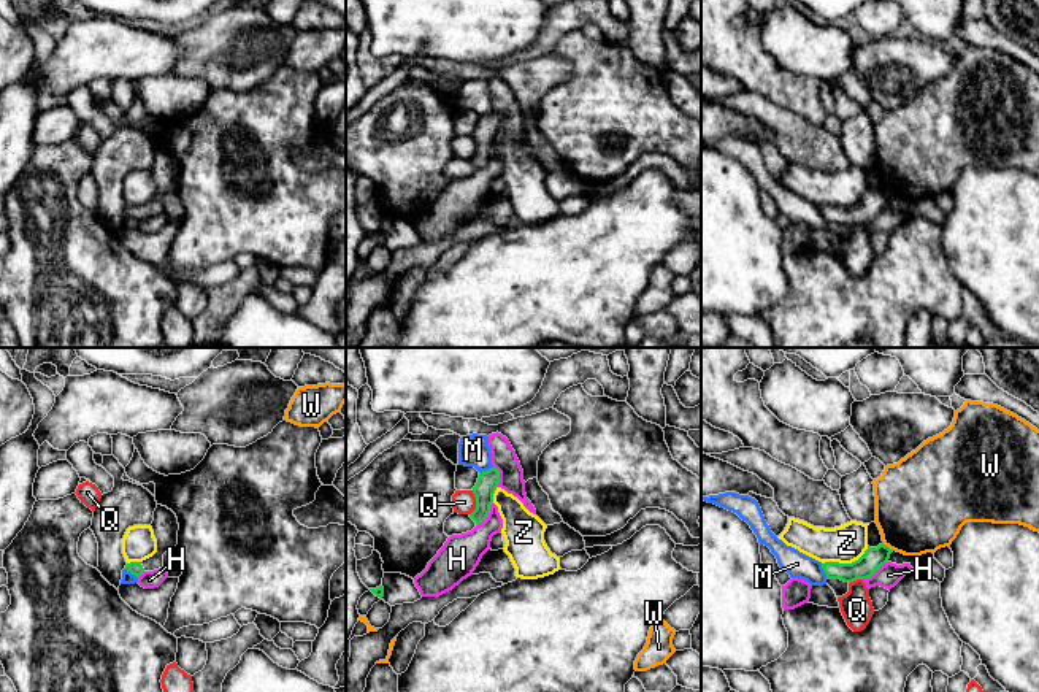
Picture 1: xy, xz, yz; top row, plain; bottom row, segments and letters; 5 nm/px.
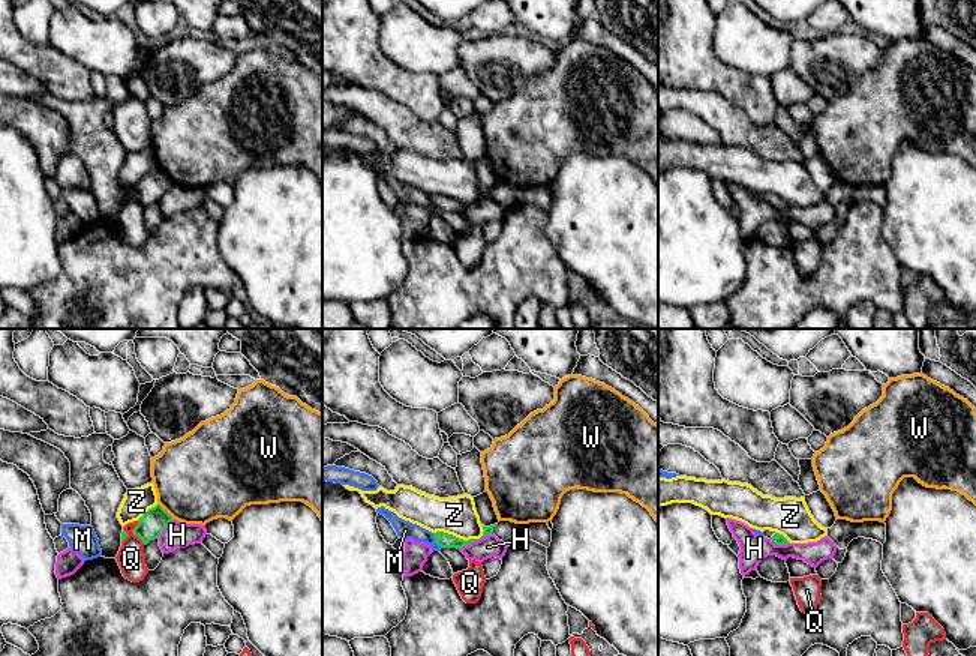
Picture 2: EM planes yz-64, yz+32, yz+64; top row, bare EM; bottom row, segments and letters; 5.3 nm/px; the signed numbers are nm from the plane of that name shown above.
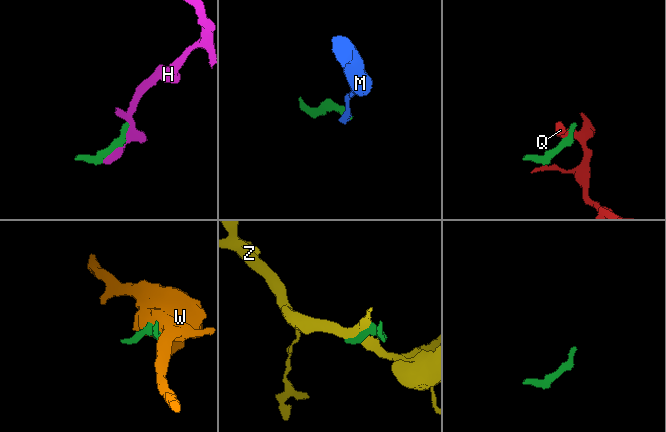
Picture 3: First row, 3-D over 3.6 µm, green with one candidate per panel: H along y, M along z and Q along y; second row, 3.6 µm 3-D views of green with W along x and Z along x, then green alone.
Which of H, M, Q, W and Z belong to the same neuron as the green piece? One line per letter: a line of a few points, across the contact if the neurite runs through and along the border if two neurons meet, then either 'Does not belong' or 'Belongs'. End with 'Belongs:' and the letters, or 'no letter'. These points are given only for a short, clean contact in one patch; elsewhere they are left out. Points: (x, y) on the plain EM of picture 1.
H: Does not belong
M: Line: yz (820, 208), (827, 222). Does not belong
Q: Line: xz (473, 135), (475, 154), (470, 159). Does not belong
W: Does not belong
Z: Does not belong
Belongs: no letter

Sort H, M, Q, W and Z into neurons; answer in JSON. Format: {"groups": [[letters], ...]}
{"groups": [["H"], ["M"], ["Q"], ["W"], ["Z"]]}

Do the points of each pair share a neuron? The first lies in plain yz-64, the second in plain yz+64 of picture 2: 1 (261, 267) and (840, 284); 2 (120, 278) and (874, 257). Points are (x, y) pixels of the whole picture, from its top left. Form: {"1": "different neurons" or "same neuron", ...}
{"1": "different neurons", "2": "same neuron"}

